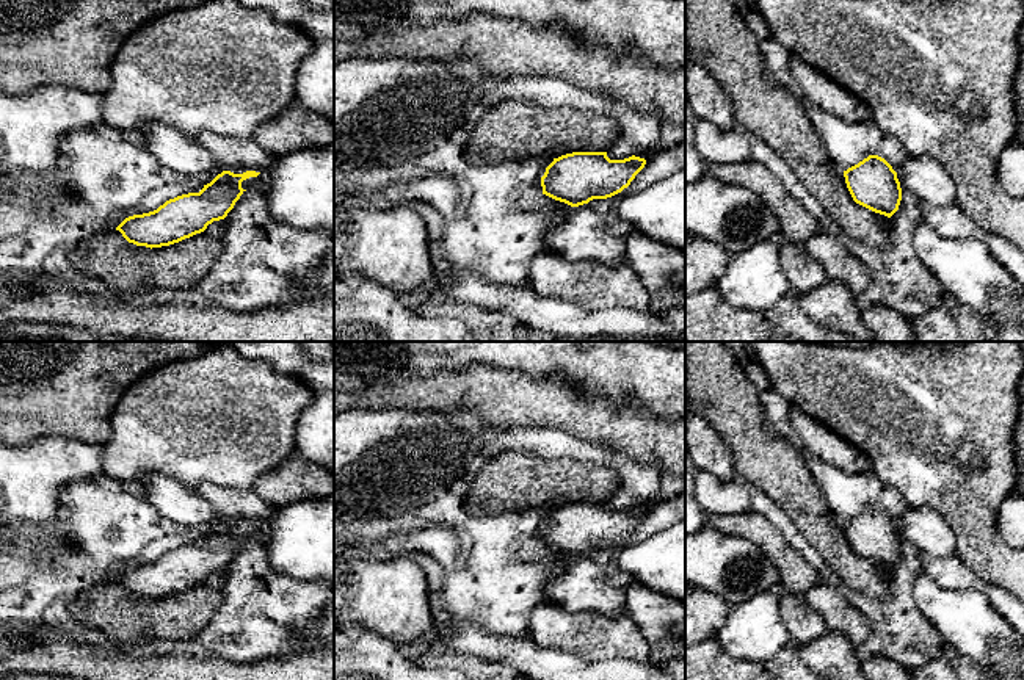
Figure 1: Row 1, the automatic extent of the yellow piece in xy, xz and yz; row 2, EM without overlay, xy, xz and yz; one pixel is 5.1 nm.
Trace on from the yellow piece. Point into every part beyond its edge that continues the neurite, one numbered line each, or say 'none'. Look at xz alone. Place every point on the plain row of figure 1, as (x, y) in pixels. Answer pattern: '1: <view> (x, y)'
none

